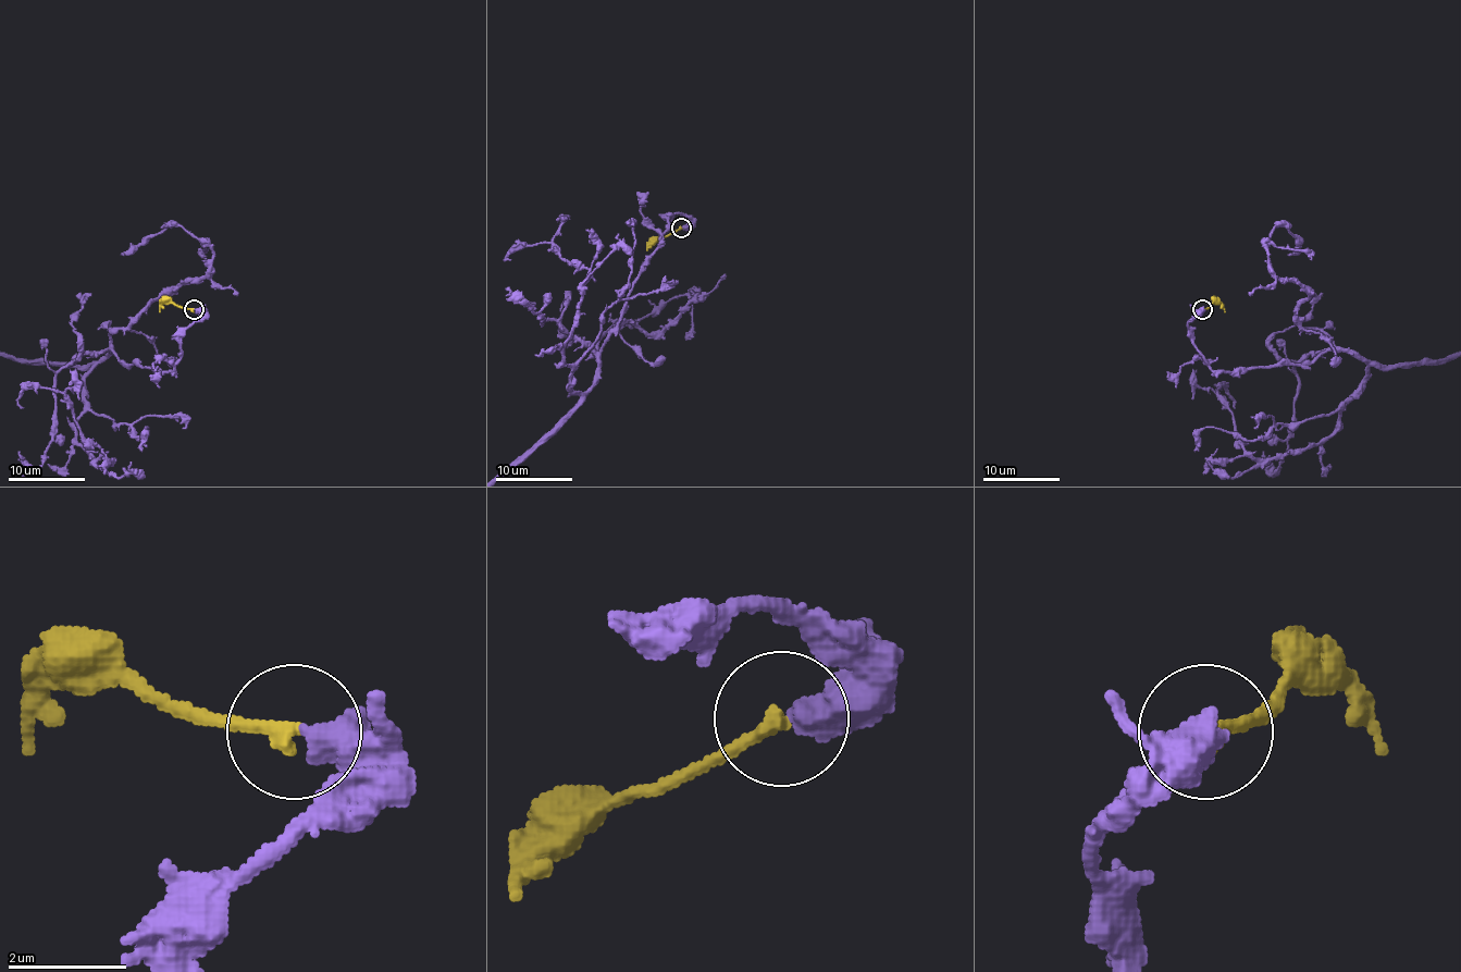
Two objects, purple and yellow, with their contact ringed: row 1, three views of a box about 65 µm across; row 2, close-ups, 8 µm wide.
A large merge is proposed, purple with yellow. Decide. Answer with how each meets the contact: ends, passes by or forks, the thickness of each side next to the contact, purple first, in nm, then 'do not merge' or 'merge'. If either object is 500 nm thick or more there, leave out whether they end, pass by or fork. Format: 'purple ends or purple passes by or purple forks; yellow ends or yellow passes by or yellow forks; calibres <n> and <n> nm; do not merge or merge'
calibres 550 and 280 nm; merge

